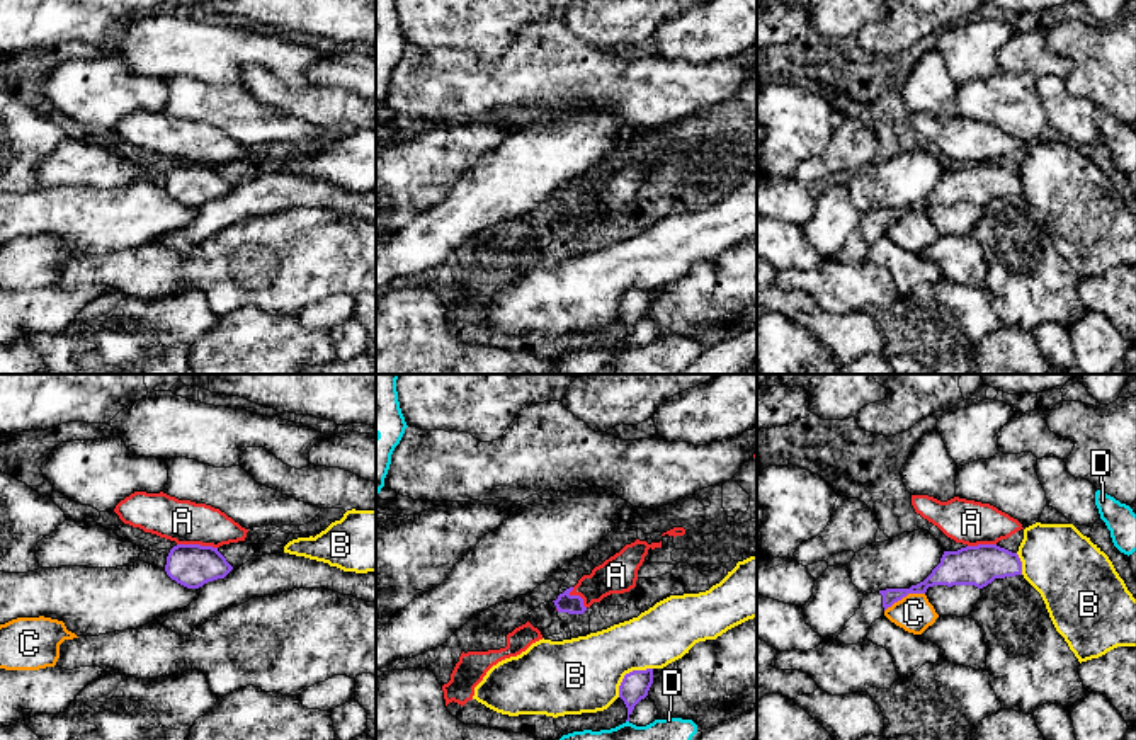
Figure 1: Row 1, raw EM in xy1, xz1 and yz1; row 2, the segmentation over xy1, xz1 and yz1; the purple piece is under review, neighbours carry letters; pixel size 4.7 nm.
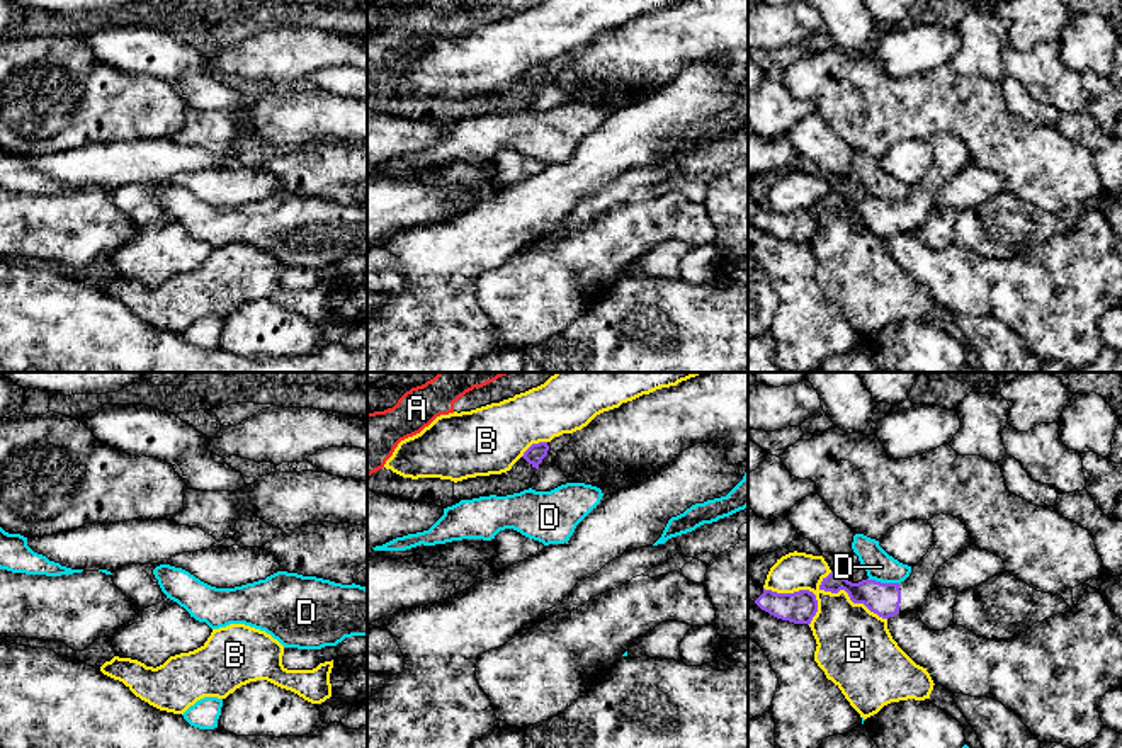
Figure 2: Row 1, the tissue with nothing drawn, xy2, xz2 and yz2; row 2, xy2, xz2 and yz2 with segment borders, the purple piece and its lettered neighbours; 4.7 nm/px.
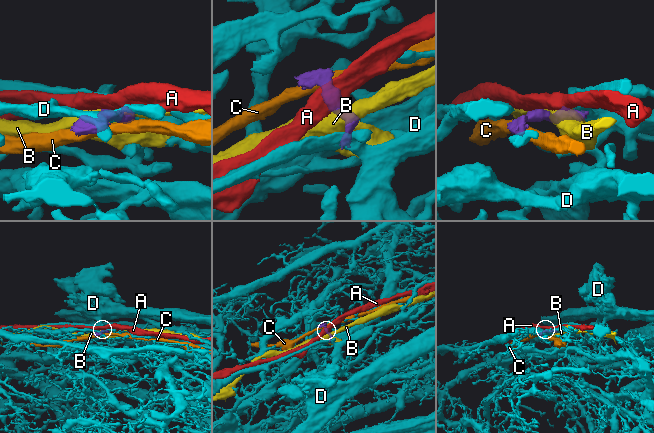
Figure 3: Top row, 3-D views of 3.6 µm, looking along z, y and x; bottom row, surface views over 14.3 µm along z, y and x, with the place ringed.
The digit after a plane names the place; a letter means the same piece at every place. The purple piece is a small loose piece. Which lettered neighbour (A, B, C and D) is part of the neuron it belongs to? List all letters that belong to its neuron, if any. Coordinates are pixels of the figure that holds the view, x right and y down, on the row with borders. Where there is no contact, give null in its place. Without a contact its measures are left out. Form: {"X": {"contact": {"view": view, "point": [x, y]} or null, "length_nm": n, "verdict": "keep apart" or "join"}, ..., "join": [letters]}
{"A": {"contact": {"view": "xy1", "point": [198, 545]}, "length_nm": 190, "verdict": "keep apart"}, "B": {"contact": {"view": "yz2", "point": [849, 595]}, "length_nm": 360, "verdict": "keep apart"}, "C": {"contact": {"view": "yz1", "point": [903, 596]}, "length_nm": 220, "verdict": "keep apart"}, "D": {"contact": {"view": "yz2", "point": [883, 583]}, "length_nm": 150, "verdict": "keep apart"}, "join": []}

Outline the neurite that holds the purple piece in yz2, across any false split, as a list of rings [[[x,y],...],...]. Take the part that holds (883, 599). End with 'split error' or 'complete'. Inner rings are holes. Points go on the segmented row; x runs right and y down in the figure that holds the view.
[[[933,515],[928,524],[933,529],[933,544],[921,561],[911,566],[904,581],[881,583],[867,578],[852,583],[831,571],[823,578],[819,590],[831,593],[845,590],[853,604],[864,604],[882,619],[918,610],[933,590],[940,566],[971,544],[966,525],[952,515]]]; split error

